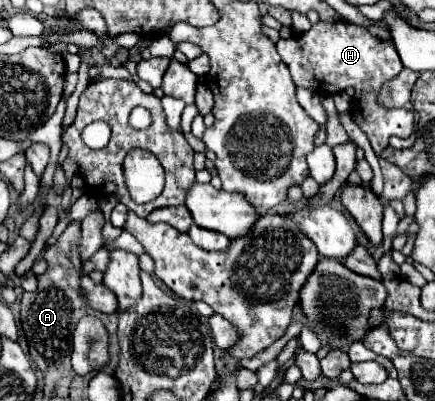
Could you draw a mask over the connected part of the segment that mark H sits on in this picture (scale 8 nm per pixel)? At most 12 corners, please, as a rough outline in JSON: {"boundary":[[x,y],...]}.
{"boundary":[[317,22],[279,40],[293,82],[355,88],[353,122],[381,154],[411,112],[377,104],[403,64],[367,28]]}

